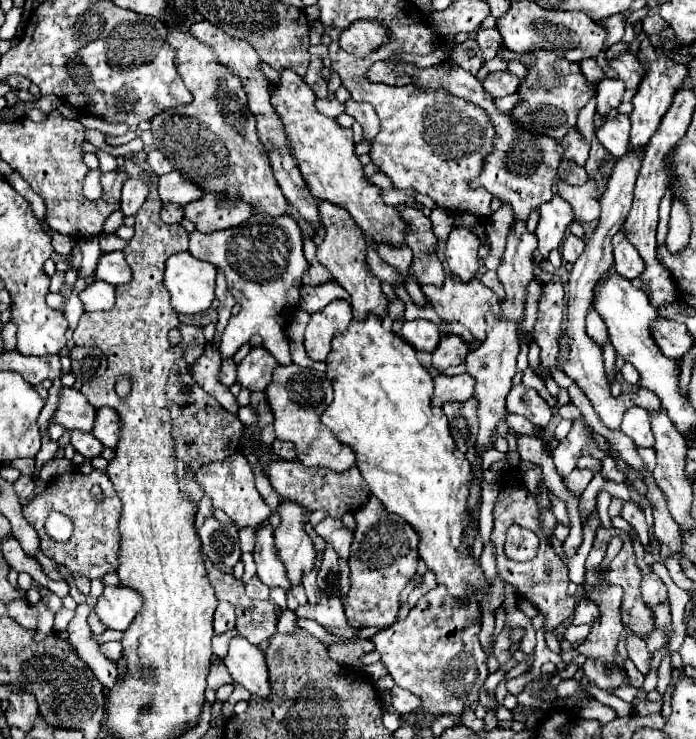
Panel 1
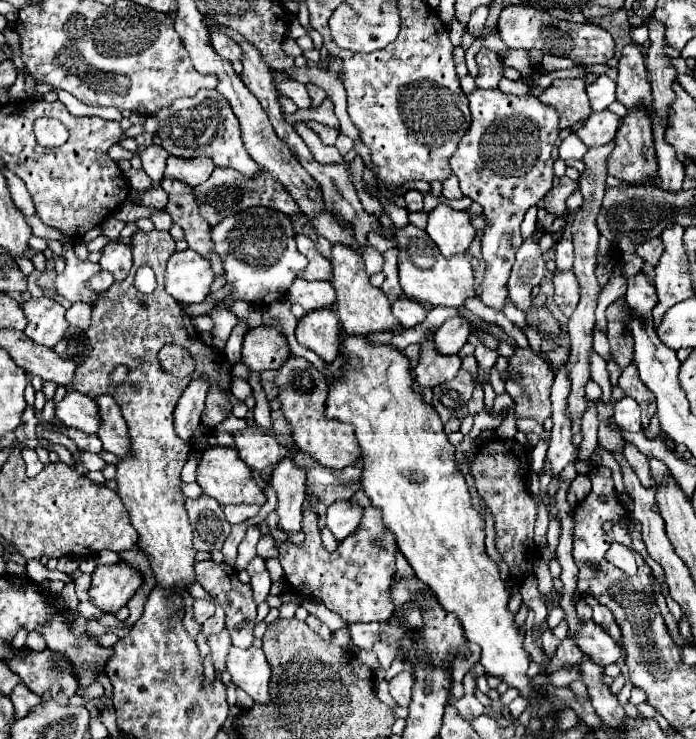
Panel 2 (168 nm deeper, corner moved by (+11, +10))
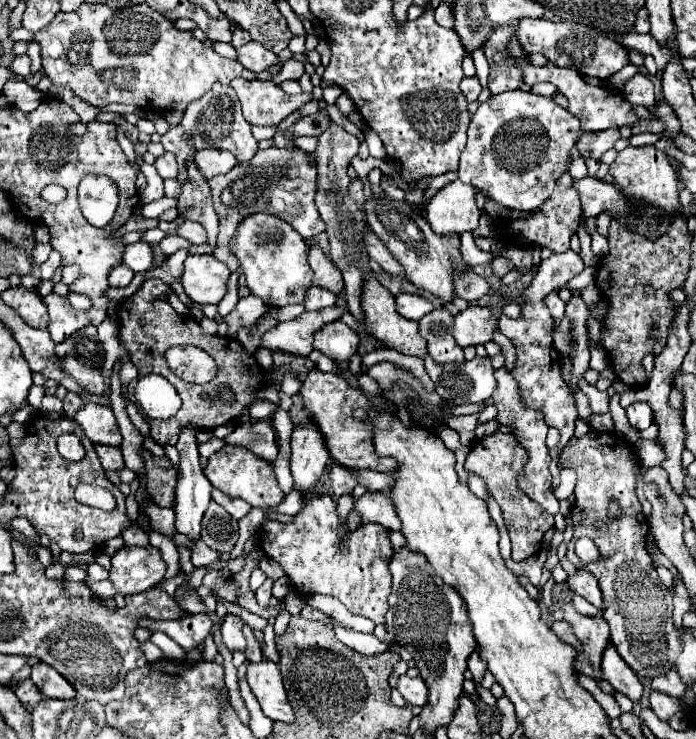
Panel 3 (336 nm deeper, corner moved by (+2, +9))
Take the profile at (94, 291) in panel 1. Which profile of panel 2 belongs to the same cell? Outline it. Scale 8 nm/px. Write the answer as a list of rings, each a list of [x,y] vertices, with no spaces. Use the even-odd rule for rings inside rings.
[[[101,270],[99,274],[95,274],[95,276],[89,280],[89,288],[91,288],[93,292],[105,292],[111,284],[113,284],[113,274],[111,274],[111,272],[105,272],[105,270]]]

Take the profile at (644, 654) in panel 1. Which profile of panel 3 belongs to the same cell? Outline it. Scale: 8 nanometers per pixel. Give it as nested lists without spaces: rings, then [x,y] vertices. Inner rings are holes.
[[[578,571],[578,575],[574,575],[574,577],[568,577],[568,585],[576,591],[576,593],[580,593],[586,601],[590,601],[598,611],[604,611],[602,607],[604,607],[604,601],[602,601],[602,591],[600,591],[600,587],[598,587],[598,581],[590,575],[590,573],[586,573],[586,571]]]

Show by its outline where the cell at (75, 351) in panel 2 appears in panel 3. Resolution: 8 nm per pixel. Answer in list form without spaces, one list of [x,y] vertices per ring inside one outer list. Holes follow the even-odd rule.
[[[88,325],[78,333],[70,335],[66,341],[56,345],[58,357],[78,357],[78,361],[86,361],[86,365],[102,367],[104,365],[104,347],[96,335],[96,327]]]

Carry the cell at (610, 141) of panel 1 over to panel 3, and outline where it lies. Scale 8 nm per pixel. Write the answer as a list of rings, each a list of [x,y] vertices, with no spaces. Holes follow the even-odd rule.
[[[610,127],[610,129],[604,129],[602,133],[582,133],[576,147],[584,159],[588,159],[588,157],[600,159],[608,149],[614,147],[614,143],[618,139],[620,139],[618,129]]]

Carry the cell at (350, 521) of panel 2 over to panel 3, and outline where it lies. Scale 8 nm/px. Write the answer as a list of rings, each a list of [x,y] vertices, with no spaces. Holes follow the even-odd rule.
[[[364,493],[362,497],[354,499],[354,509],[362,519],[362,525],[366,523],[380,523],[388,527],[390,531],[400,529],[400,519],[394,513],[392,501],[384,493]]]

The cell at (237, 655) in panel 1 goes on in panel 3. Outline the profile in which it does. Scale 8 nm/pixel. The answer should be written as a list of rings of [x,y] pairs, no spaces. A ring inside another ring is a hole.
[[[274,661],[246,663],[246,681],[256,695],[262,711],[272,721],[294,721],[294,711],[284,691],[284,683],[280,677],[280,669]]]

